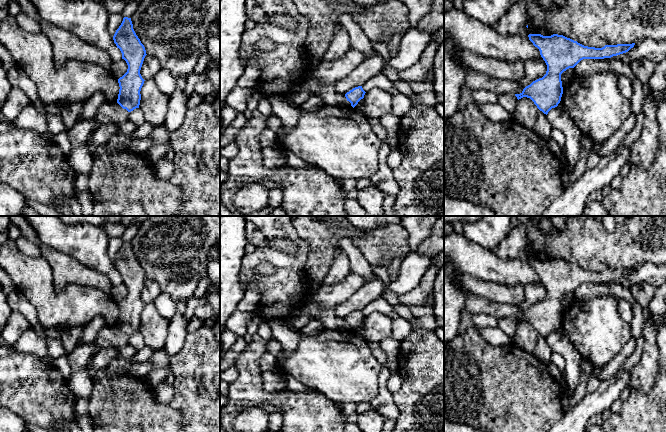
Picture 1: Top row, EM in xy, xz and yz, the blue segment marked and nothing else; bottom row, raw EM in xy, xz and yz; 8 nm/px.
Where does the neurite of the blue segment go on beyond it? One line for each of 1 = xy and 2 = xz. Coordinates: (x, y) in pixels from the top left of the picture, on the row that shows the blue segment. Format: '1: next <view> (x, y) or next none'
1: next none
2: next none

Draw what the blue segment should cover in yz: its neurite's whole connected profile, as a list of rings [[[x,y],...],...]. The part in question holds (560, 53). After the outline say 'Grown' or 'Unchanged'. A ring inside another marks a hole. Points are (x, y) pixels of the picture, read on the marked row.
[[[529,34],[529,40],[540,51],[547,65],[546,74],[526,86],[517,99],[530,98],[544,114],[558,106],[563,94],[561,74],[574,68],[583,59],[611,58],[628,52],[632,44],[605,45],[602,48],[584,46],[563,35]]]. Unchanged

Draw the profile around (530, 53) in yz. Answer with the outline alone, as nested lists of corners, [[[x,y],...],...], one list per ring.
[[[455,8],[444,13],[444,38],[453,40],[461,50],[492,59],[526,62],[541,58],[539,49],[524,32],[502,36],[494,27]]]

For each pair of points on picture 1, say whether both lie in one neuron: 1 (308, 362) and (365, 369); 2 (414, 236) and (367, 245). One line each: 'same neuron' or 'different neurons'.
1: same neuron
2: different neurons

